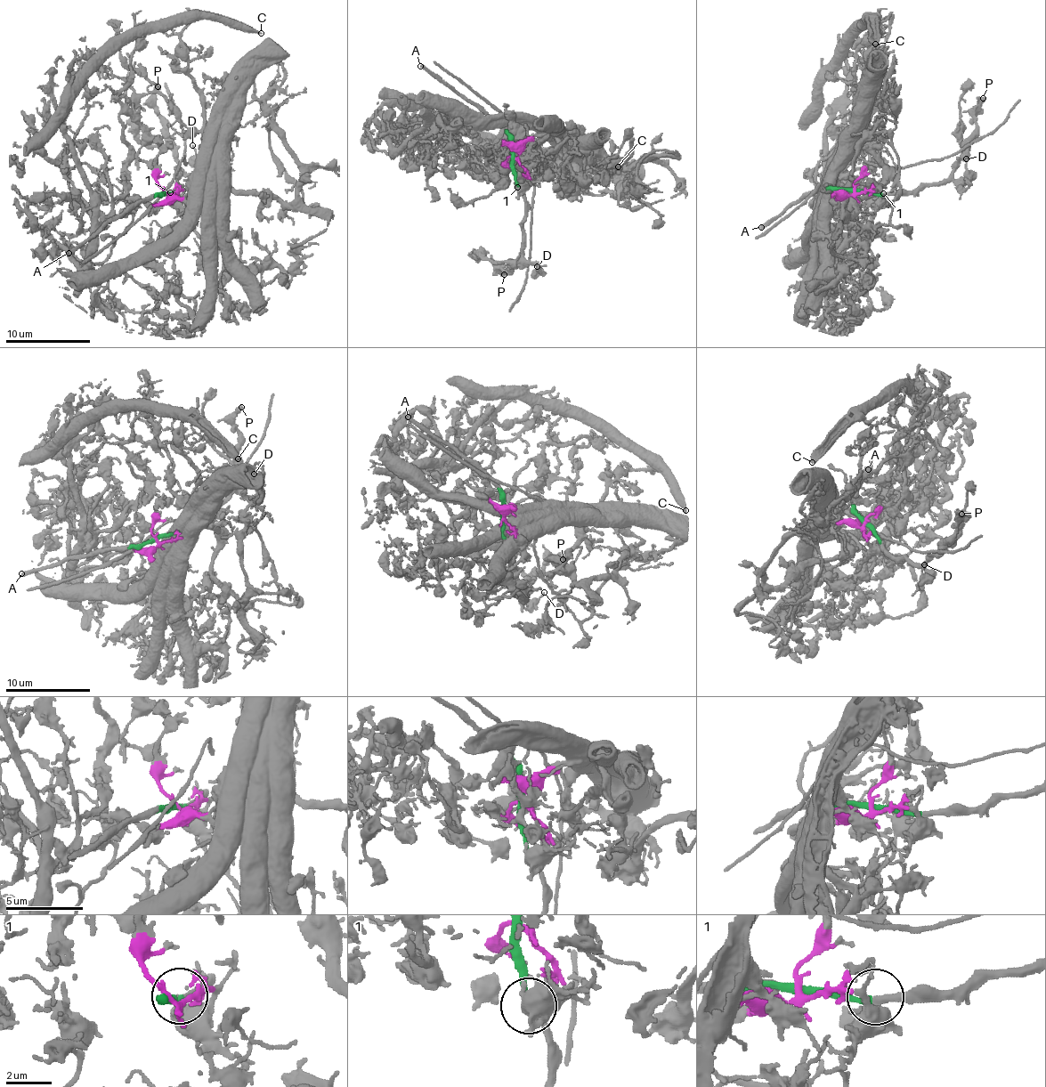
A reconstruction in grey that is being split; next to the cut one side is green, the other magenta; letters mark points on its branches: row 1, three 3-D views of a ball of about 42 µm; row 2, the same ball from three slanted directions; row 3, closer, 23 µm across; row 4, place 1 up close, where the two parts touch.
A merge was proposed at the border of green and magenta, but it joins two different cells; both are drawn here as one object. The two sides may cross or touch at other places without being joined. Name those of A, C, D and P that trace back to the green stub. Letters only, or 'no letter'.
A, D, P

